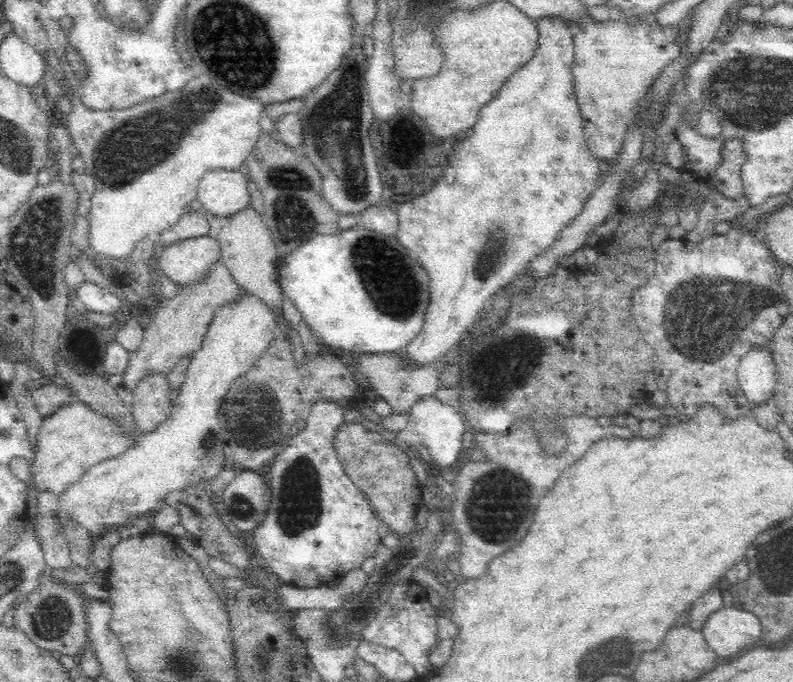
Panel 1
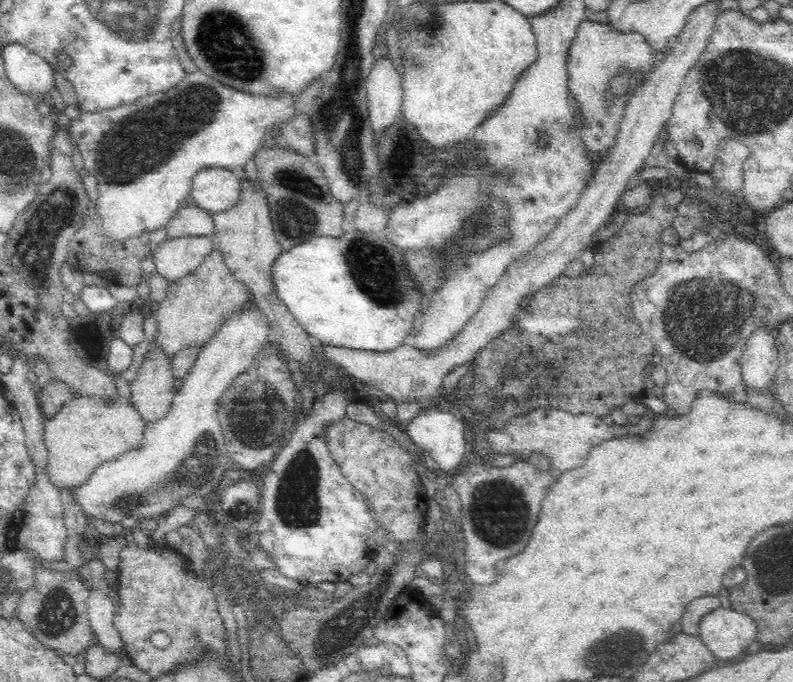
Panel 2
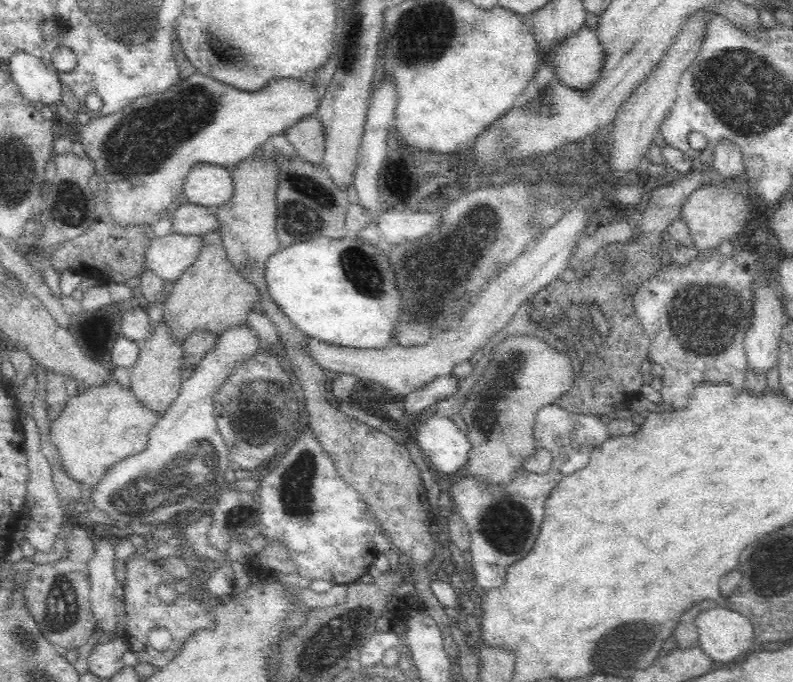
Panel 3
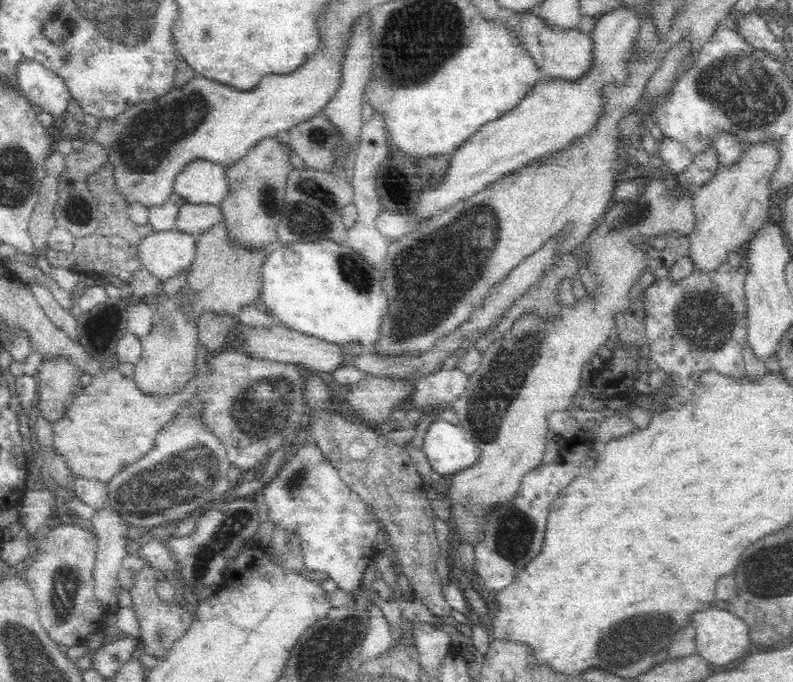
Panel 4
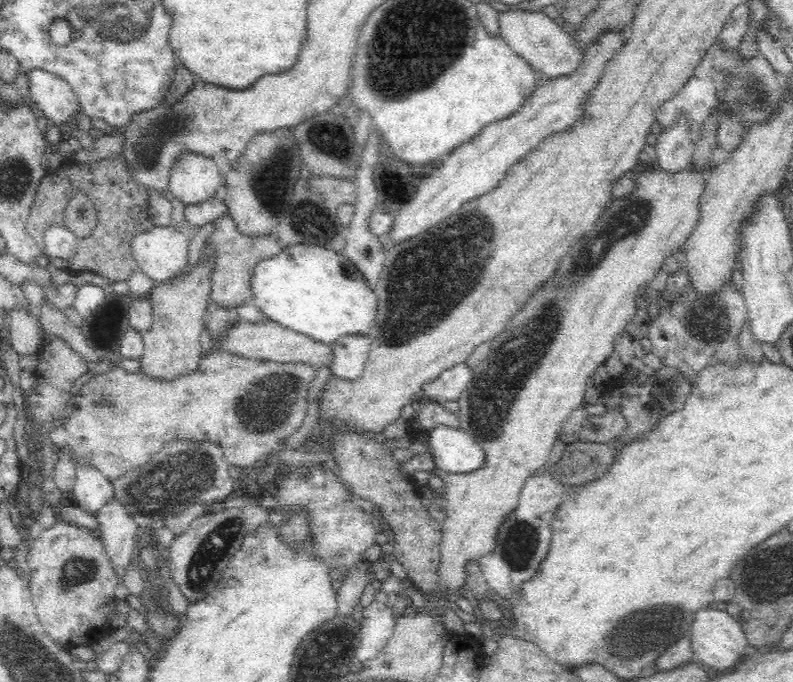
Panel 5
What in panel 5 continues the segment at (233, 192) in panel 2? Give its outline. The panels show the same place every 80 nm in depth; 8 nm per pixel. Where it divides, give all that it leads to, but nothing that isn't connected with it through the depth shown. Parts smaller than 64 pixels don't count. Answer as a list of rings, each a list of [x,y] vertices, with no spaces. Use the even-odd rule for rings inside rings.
[[[191,154],[183,160],[178,160],[172,173],[169,190],[180,200],[183,200],[186,206],[195,207],[197,204],[216,200],[224,194],[225,176],[220,172],[216,162],[210,157],[201,157],[200,155]]]

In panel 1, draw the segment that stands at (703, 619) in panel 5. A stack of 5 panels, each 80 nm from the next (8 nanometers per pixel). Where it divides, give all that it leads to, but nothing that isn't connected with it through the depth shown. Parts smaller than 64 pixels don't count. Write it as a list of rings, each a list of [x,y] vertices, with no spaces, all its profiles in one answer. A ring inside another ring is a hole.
[[[733,604],[713,612],[702,627],[710,648],[720,657],[741,652],[762,636],[760,617]]]

